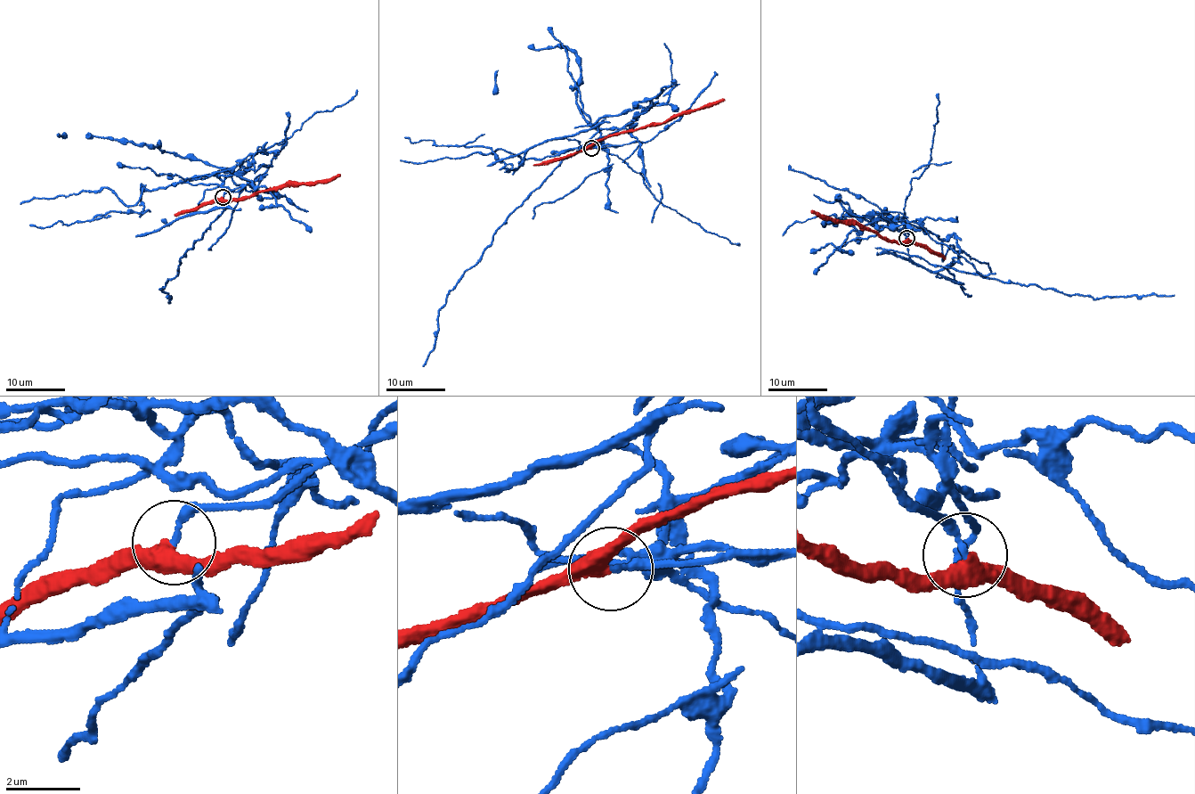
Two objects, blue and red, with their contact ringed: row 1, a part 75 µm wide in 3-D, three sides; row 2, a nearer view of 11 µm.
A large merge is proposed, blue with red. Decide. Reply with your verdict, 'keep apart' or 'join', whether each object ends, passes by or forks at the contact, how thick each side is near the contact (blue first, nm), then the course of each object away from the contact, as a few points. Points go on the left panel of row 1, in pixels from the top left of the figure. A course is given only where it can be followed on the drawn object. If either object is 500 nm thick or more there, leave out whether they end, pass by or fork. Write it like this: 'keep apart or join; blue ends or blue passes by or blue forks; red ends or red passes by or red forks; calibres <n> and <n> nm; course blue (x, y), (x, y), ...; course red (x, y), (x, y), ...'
keep apart; blue ends; red passes by; calibres 190 and 400 nm; course blue (223, 198), (220, 186), (206, 189), (198, 212), (227, 206), (160, 290), (172, 298), (167, 302); course red (223, 198), (227, 200), (299, 184), (329, 180), (339, 175)

